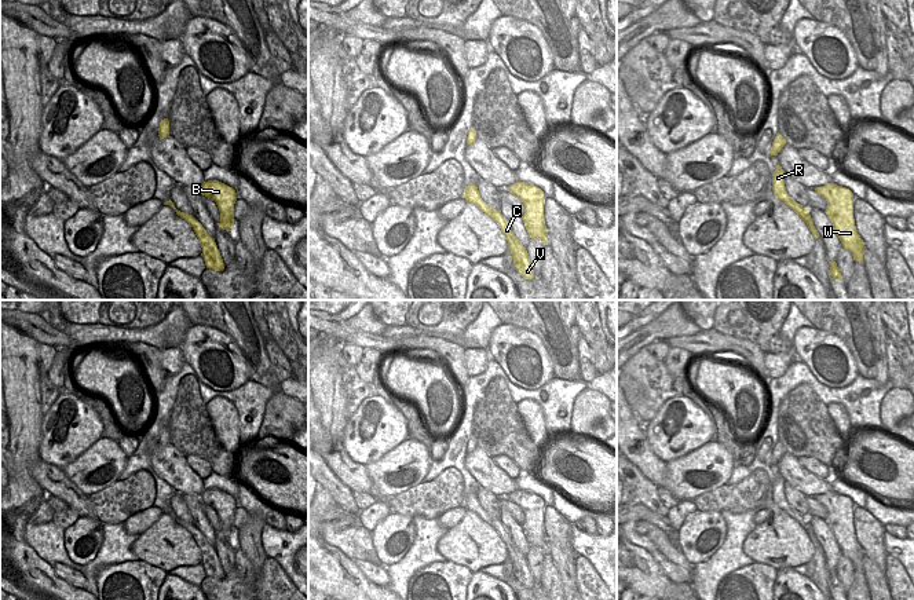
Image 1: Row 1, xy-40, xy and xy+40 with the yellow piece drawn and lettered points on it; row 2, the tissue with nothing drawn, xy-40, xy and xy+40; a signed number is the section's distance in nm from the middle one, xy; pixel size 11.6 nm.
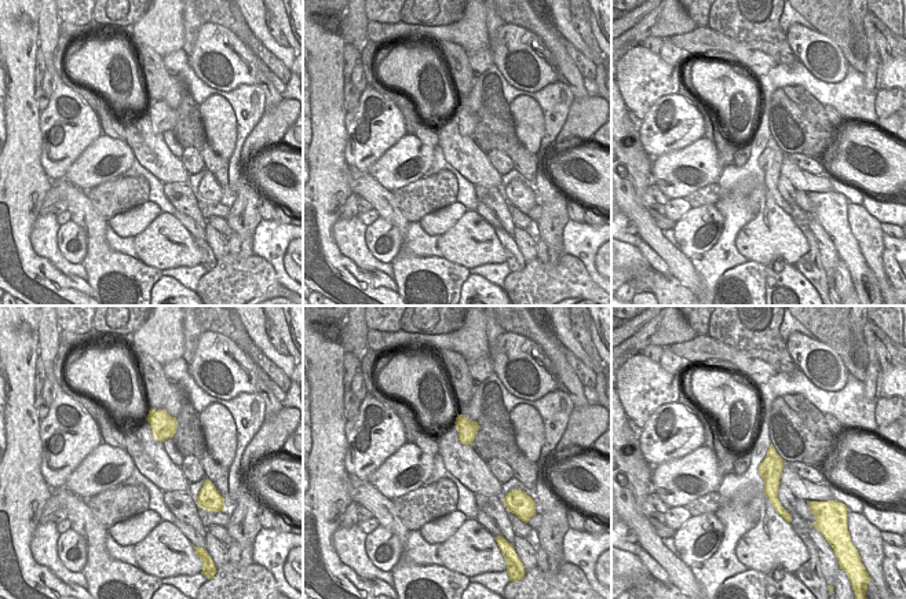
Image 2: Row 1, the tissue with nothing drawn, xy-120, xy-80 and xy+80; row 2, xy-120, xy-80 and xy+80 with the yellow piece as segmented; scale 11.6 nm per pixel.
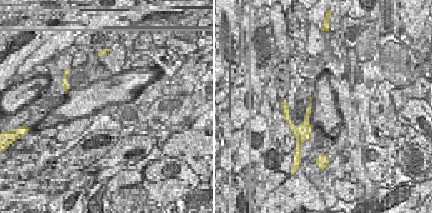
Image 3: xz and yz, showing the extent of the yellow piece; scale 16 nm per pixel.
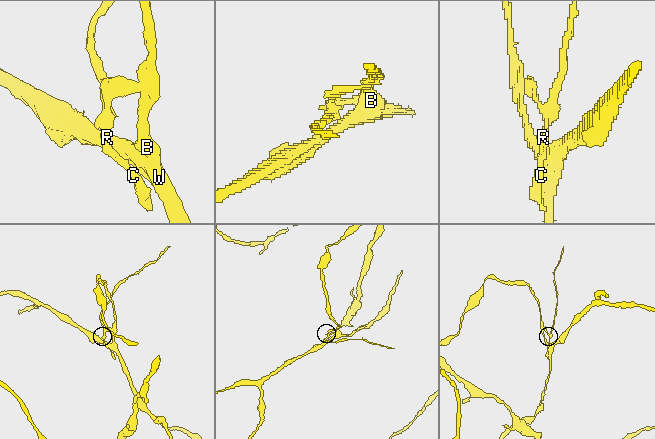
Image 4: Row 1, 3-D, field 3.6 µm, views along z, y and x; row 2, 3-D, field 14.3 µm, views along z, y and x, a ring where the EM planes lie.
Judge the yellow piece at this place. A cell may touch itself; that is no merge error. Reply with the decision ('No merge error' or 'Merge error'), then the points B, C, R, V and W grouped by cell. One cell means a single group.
Merge error. Groups: B W / C R V

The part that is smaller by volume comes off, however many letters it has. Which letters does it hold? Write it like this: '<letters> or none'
C, R, V

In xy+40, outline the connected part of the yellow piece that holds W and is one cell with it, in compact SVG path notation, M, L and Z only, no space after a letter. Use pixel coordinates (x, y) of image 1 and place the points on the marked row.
M834 183L819 186L815 191L827 201L825 213L833 223L842 246L852 253L855 261L863 263L866 246L855 226L853 193Z

